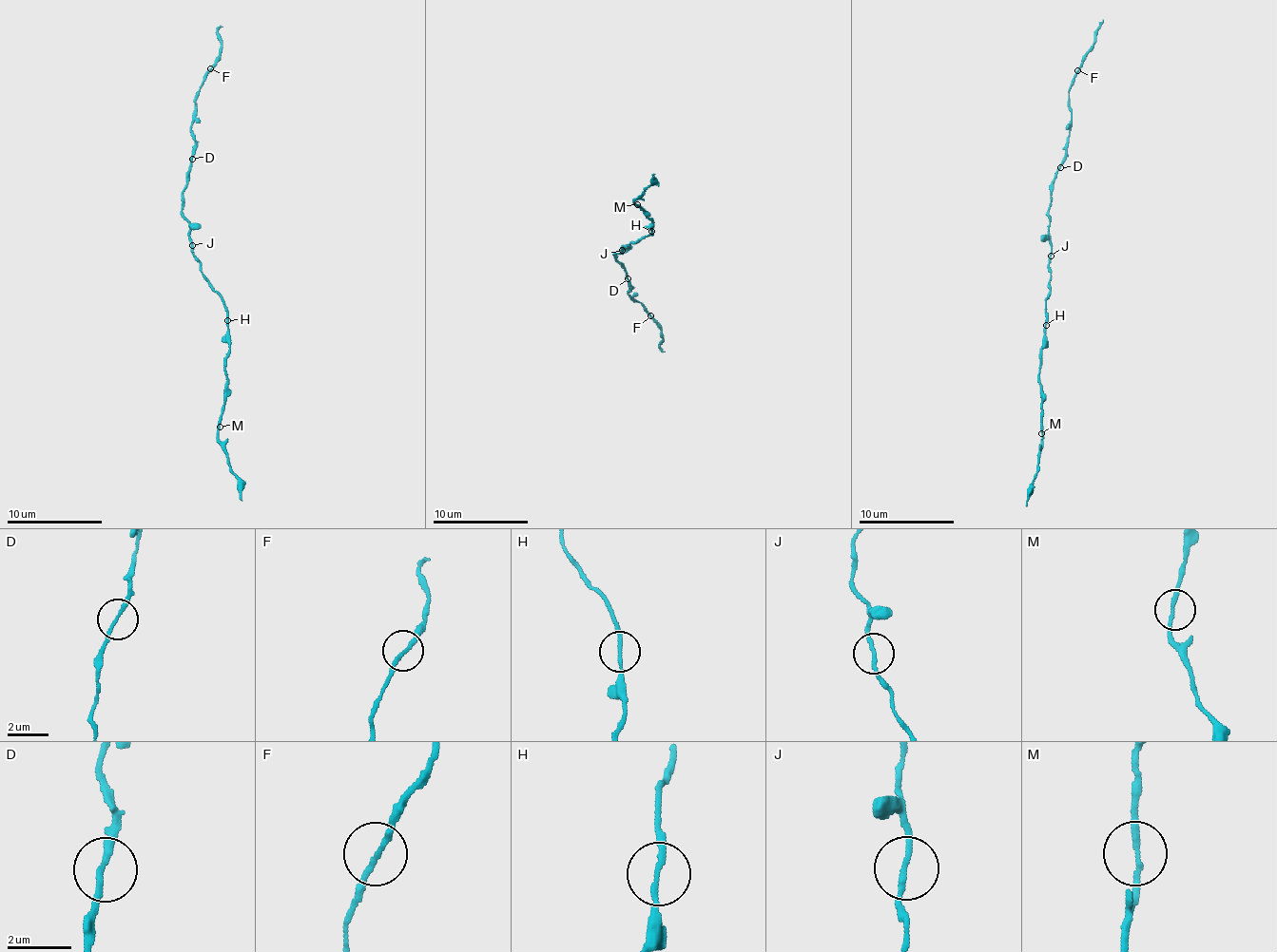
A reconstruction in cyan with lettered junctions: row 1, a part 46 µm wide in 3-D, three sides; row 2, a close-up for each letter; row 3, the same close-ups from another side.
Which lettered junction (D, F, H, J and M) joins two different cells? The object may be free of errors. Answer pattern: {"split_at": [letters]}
{"split_at": []}

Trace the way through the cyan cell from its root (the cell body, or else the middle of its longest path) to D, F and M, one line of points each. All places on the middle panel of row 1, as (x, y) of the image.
D: (623, 245), (621, 255), (614, 255), (628, 278)
F: (623, 245), (621, 255), (614, 255), (631, 285), (628, 296), (631, 301), (640, 303), (651, 316)
M: (623, 245), (628, 246), (652, 233), (651, 218), (646, 215), (646, 209), (637, 204)

